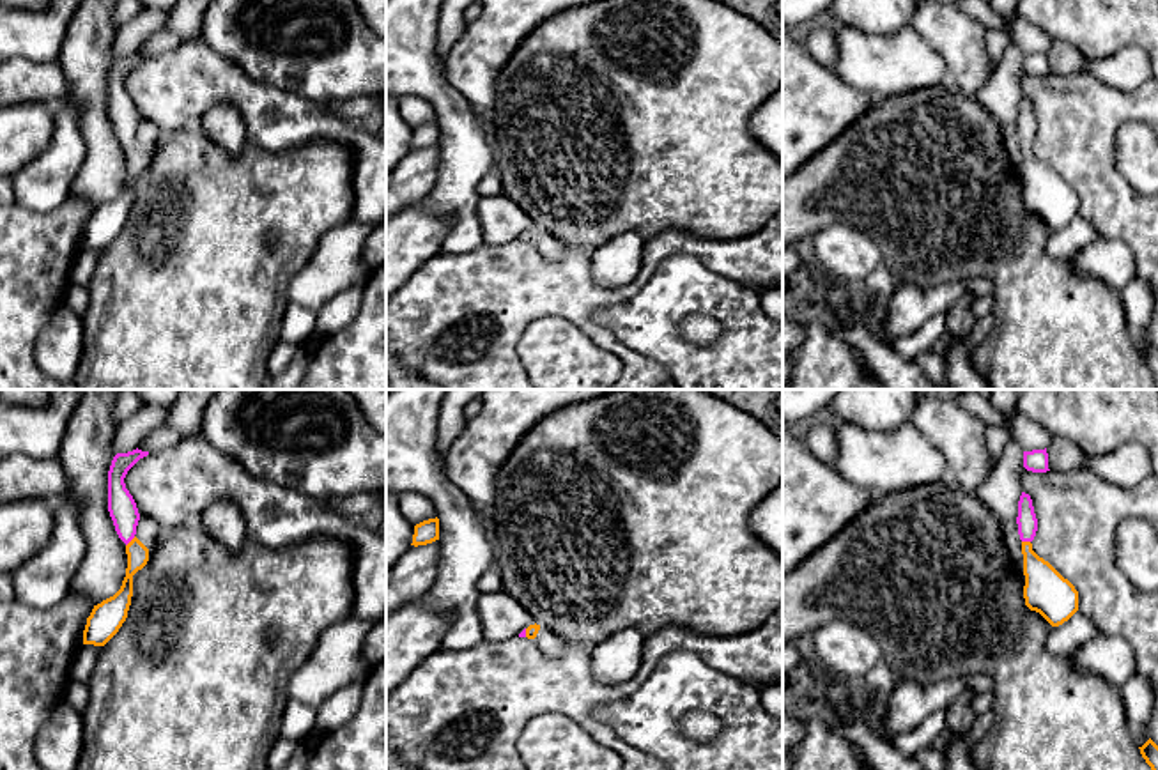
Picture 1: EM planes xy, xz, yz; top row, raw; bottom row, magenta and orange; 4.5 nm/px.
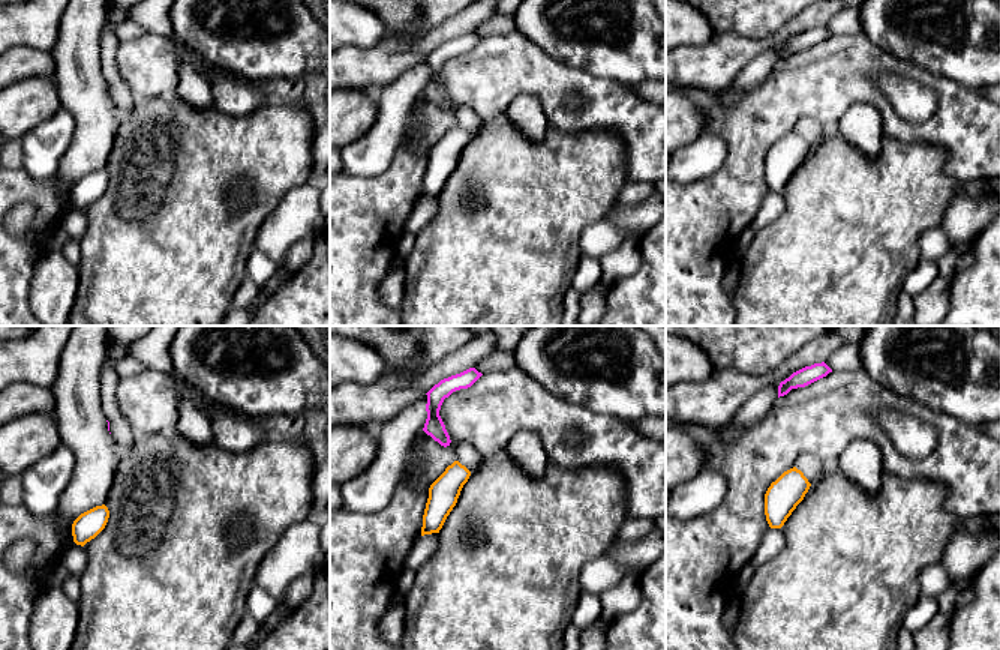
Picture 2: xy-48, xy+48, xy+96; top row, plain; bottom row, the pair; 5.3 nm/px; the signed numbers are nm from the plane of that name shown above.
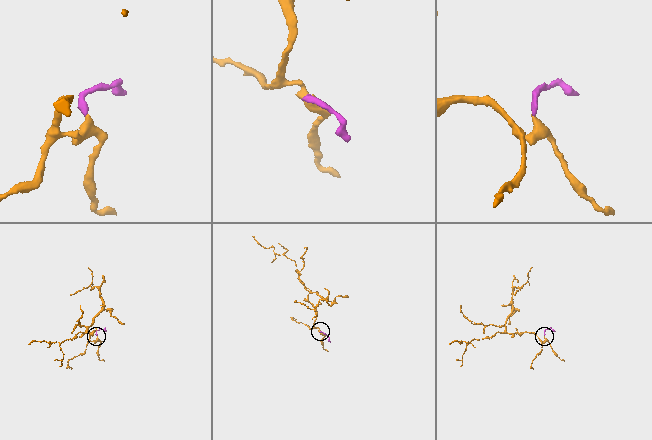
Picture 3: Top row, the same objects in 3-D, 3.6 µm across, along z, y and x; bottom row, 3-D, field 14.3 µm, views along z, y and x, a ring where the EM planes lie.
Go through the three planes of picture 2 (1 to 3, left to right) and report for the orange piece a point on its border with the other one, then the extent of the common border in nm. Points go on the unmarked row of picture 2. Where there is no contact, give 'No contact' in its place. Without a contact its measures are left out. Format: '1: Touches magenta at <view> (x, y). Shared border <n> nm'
1: No contact
2: No contact
3: No contact

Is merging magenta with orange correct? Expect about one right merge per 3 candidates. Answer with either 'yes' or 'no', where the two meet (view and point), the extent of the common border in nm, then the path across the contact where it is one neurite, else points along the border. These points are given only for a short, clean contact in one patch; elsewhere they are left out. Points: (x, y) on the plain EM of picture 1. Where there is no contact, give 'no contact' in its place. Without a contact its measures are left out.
yes; meets magenta in xy at (130, 144); contact 60 nm long; runs through xy (123, 112), (130, 144), (137, 156)

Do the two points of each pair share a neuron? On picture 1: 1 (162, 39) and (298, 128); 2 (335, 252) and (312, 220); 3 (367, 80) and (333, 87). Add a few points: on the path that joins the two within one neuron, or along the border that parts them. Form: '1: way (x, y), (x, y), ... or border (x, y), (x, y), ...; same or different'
1: border (183, 41), (149, 57); different
2: border (351, 218), (321, 239), (317, 252), (300, 271); different
3: way (358, 80), (342, 80); same

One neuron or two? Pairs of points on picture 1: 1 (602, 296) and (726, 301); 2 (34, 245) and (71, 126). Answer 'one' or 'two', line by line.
1: two
2: two

